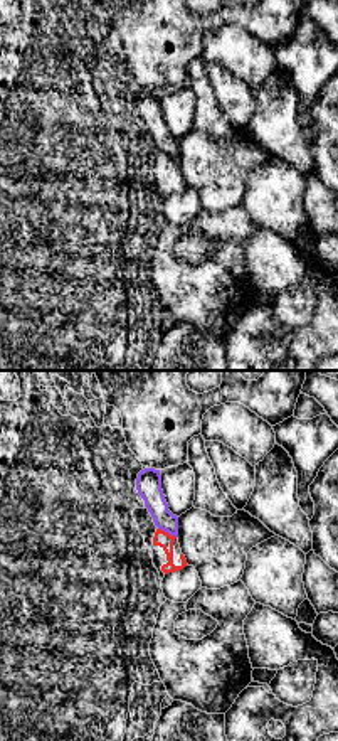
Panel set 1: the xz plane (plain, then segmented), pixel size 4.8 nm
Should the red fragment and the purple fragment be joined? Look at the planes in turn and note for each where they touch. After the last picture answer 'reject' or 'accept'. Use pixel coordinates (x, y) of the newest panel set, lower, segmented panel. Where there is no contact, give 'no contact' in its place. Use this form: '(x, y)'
(167, 533)

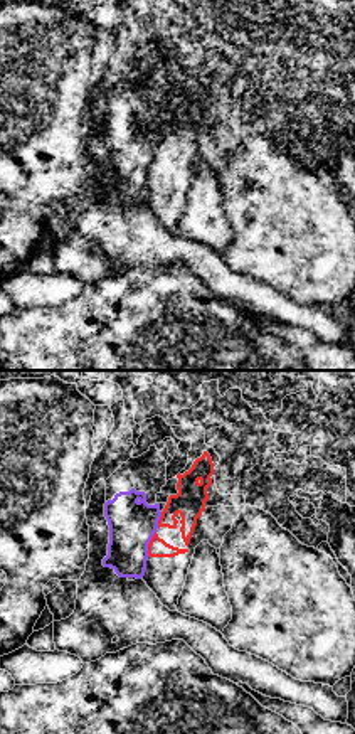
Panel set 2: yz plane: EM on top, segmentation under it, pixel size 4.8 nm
(148, 544)

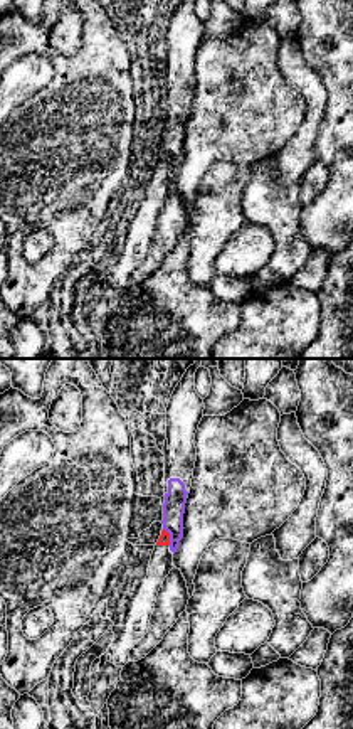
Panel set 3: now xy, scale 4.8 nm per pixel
(168, 536)

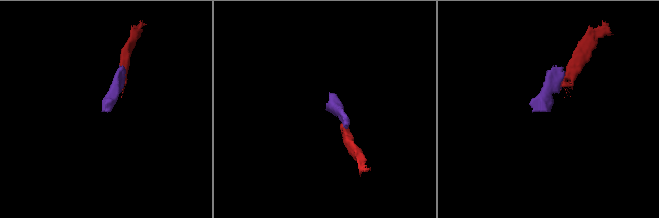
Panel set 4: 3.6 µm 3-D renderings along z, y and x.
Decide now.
reject

